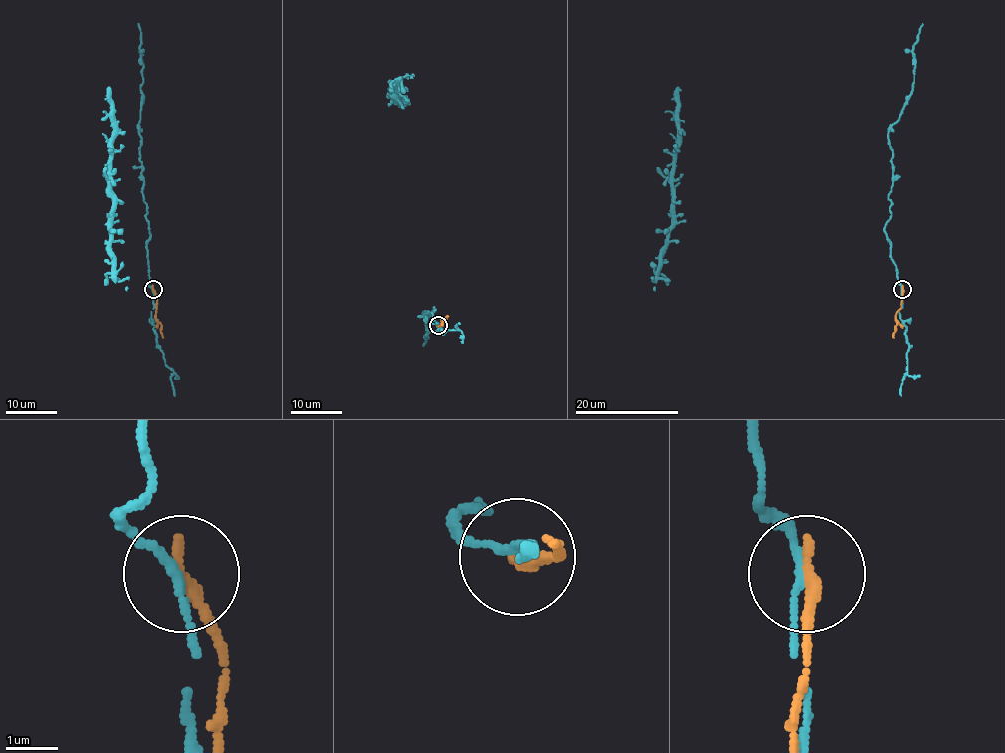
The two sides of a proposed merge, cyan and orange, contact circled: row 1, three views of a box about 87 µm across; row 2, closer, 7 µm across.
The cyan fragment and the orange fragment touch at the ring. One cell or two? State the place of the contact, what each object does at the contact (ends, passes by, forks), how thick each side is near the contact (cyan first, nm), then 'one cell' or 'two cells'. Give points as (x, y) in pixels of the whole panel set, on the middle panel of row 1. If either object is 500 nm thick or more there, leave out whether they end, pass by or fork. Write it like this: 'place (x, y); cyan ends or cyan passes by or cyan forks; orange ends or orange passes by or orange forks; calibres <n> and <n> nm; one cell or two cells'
place (438, 325); cyan passes by; orange ends; calibres 140 and 280 nm; two cells

